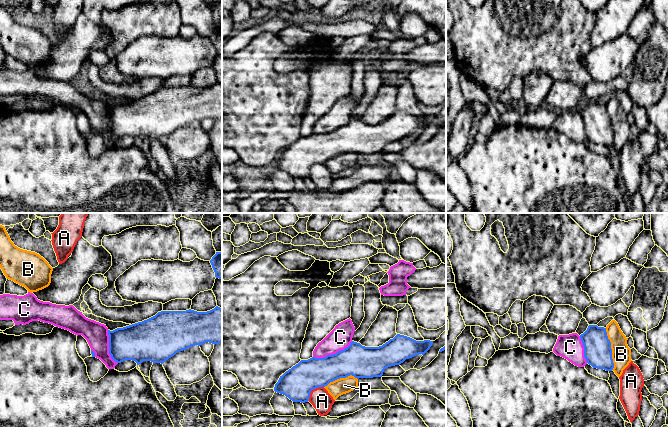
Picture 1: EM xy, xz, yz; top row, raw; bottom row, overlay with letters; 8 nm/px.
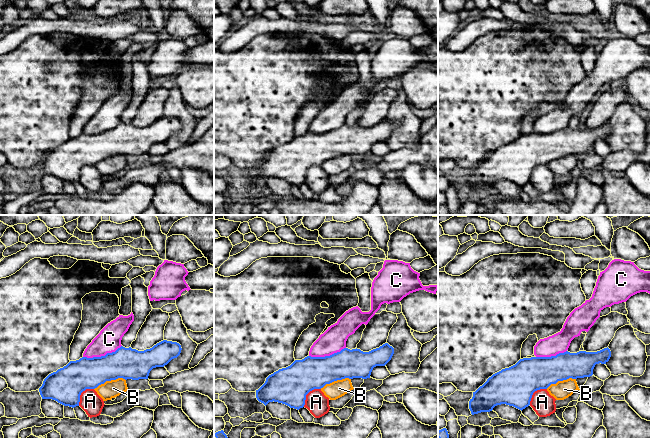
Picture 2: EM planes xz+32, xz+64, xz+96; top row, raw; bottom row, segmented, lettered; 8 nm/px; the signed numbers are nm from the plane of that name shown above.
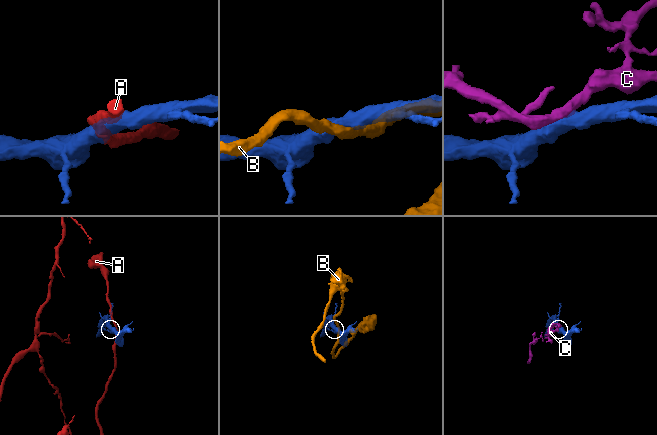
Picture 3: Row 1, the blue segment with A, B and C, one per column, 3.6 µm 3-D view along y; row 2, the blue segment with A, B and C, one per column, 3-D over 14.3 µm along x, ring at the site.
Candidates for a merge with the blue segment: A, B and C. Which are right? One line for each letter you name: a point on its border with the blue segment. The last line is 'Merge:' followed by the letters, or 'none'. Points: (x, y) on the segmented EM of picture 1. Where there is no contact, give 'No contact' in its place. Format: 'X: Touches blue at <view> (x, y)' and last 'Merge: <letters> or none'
Merge: none

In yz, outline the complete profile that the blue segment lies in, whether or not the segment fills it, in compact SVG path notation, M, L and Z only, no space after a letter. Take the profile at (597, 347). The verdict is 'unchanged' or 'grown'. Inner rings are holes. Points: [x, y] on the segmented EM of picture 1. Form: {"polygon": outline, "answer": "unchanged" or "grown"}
{"polygon": "M589 325L587 330L580 335L584 347L584 357L593 368L612 371L611 342L608 339L606 328Z", "answer": "unchanged"}

